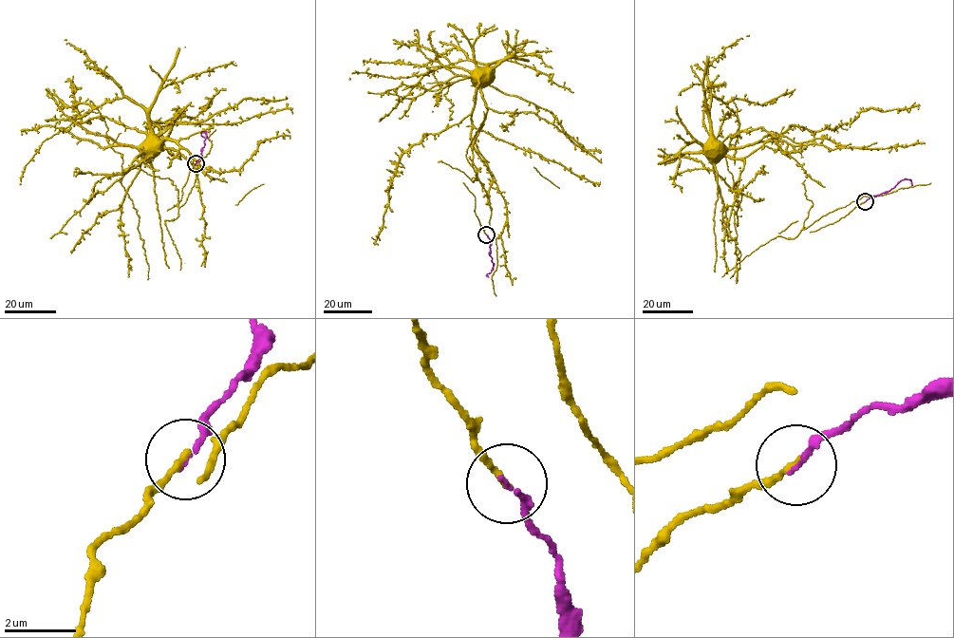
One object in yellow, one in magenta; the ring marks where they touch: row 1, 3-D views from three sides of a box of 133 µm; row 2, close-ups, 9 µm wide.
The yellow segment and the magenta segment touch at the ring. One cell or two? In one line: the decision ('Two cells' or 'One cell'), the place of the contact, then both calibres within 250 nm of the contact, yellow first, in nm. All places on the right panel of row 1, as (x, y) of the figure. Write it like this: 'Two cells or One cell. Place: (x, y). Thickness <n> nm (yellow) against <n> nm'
One cell. Place: (865, 201). Thickness 180 nm (yellow) against 140 nm

